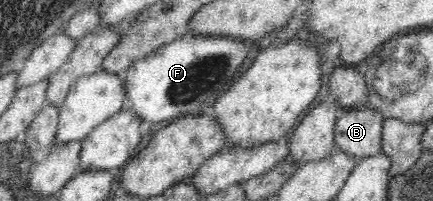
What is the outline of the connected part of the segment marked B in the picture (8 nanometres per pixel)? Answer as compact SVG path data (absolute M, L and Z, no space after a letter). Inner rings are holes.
M365 106L360 110L350 110L338 116L331 130L335 151L353 156L351 160L360 161L381 154L380 131L383 119L374 109Z

